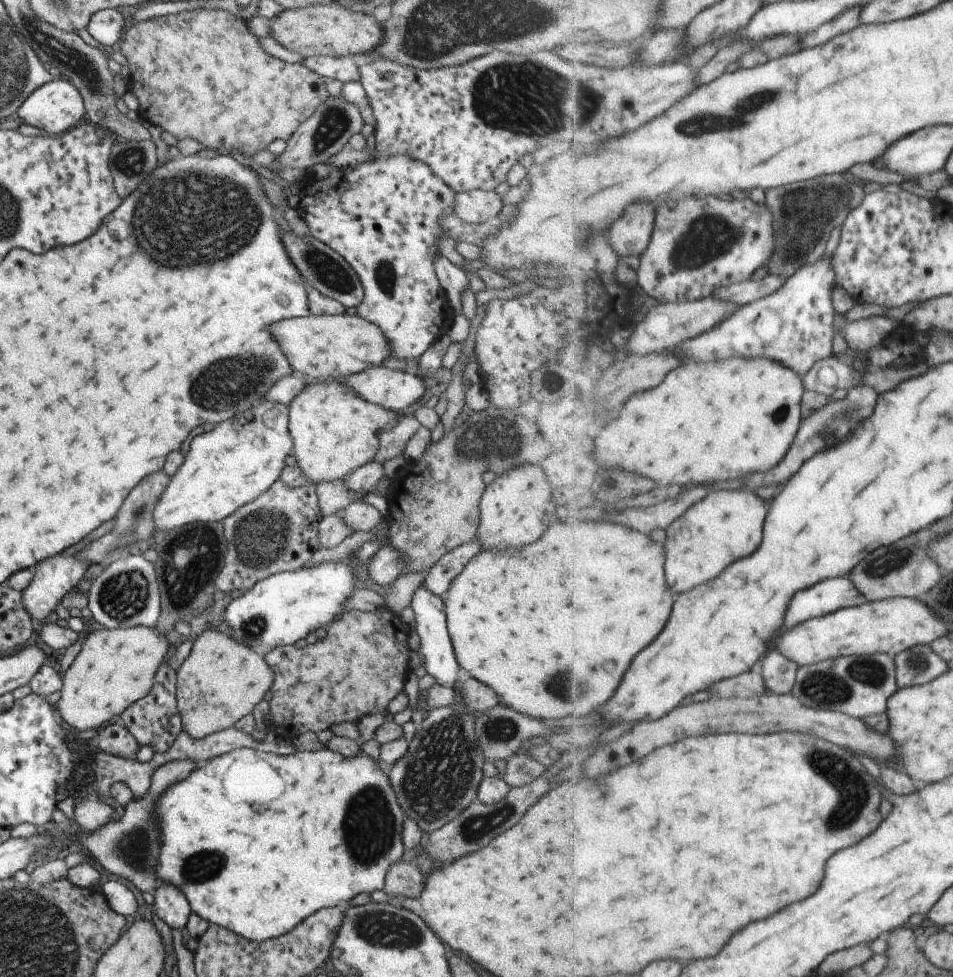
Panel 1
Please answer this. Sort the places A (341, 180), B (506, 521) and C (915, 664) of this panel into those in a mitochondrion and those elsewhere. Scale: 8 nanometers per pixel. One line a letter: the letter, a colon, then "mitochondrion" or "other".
A: other
B: other
C: mitochondrion

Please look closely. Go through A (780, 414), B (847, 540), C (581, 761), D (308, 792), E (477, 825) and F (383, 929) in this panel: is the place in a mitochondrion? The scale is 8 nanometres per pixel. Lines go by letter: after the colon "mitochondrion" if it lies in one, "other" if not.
A: mitochondrion
B: other
C: other
D: other
E: mitochondrion
F: mitochondrion

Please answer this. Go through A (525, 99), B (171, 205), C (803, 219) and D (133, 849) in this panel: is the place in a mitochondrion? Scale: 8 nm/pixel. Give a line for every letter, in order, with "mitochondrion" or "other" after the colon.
A: mitochondrion
B: mitochondrion
C: mitochondrion
D: mitochondrion

